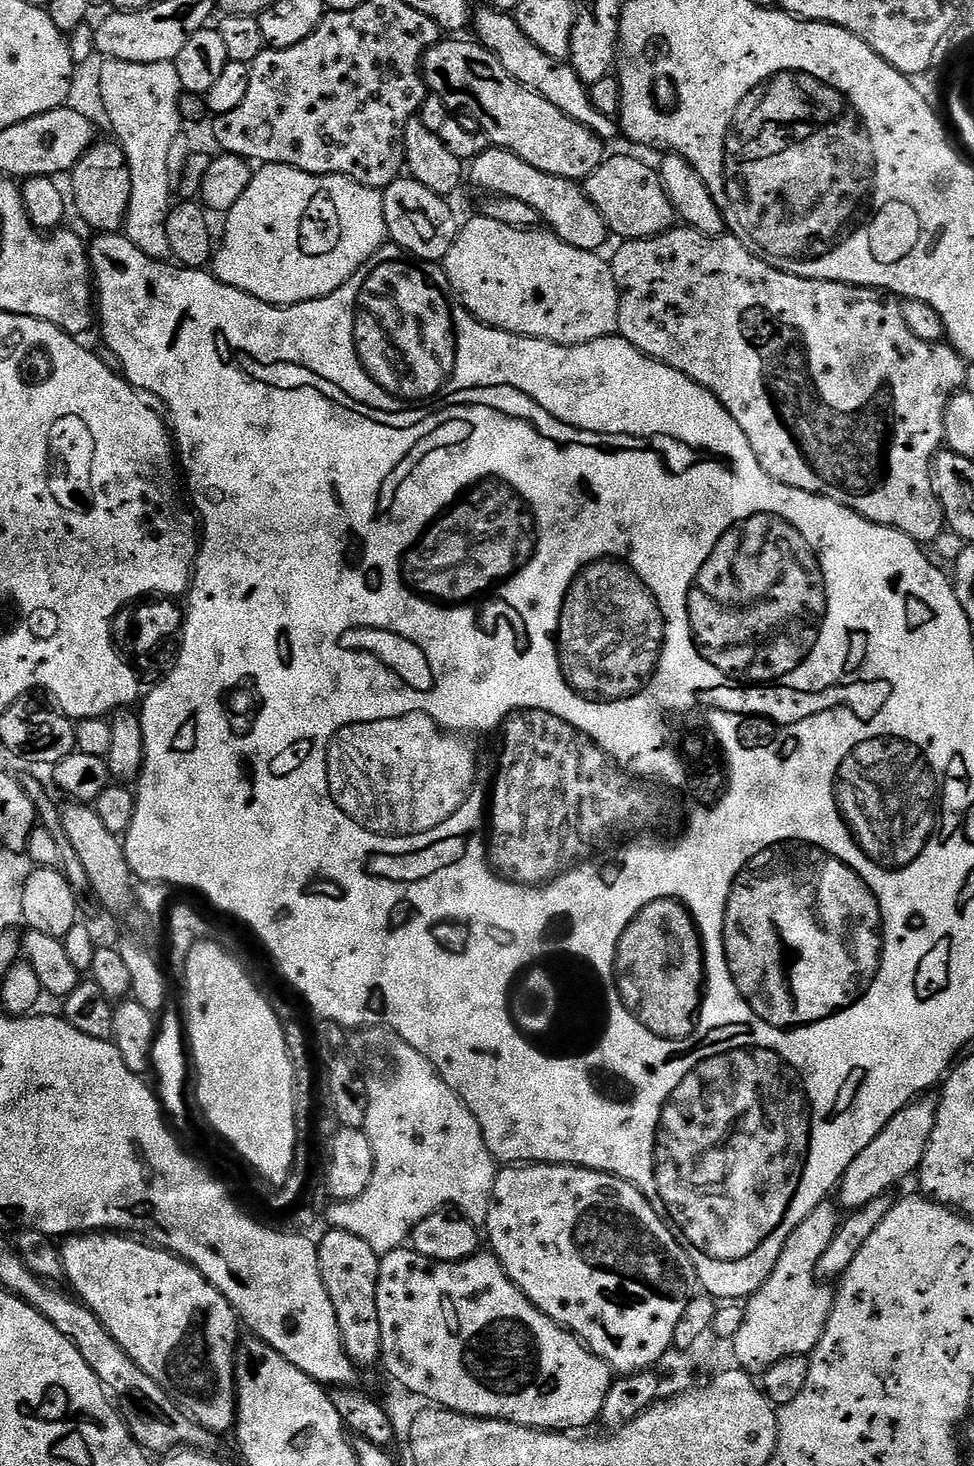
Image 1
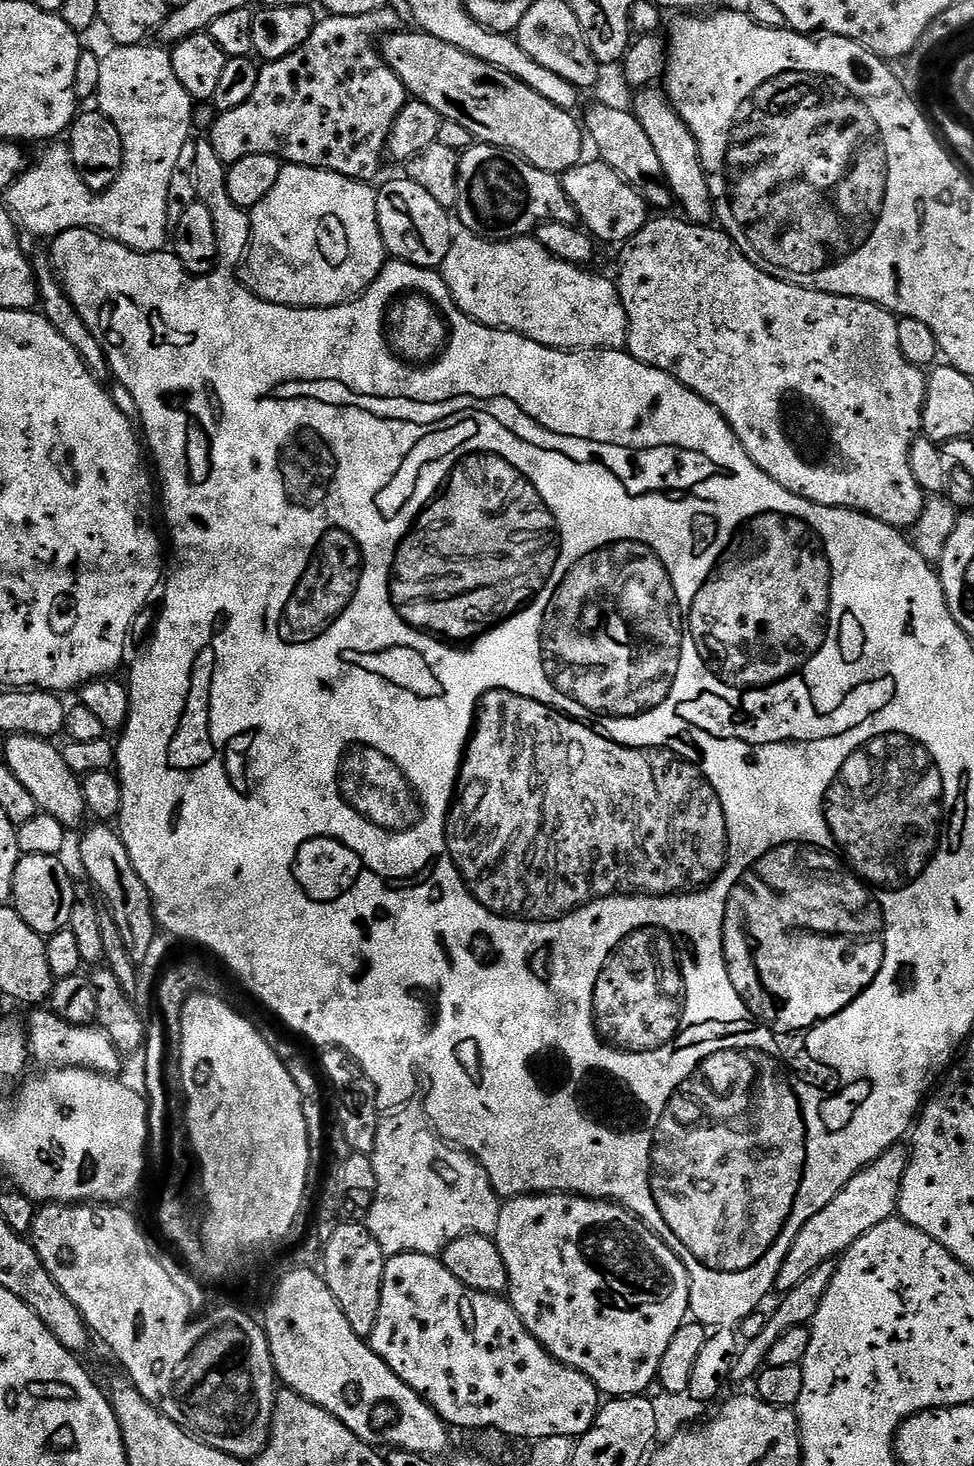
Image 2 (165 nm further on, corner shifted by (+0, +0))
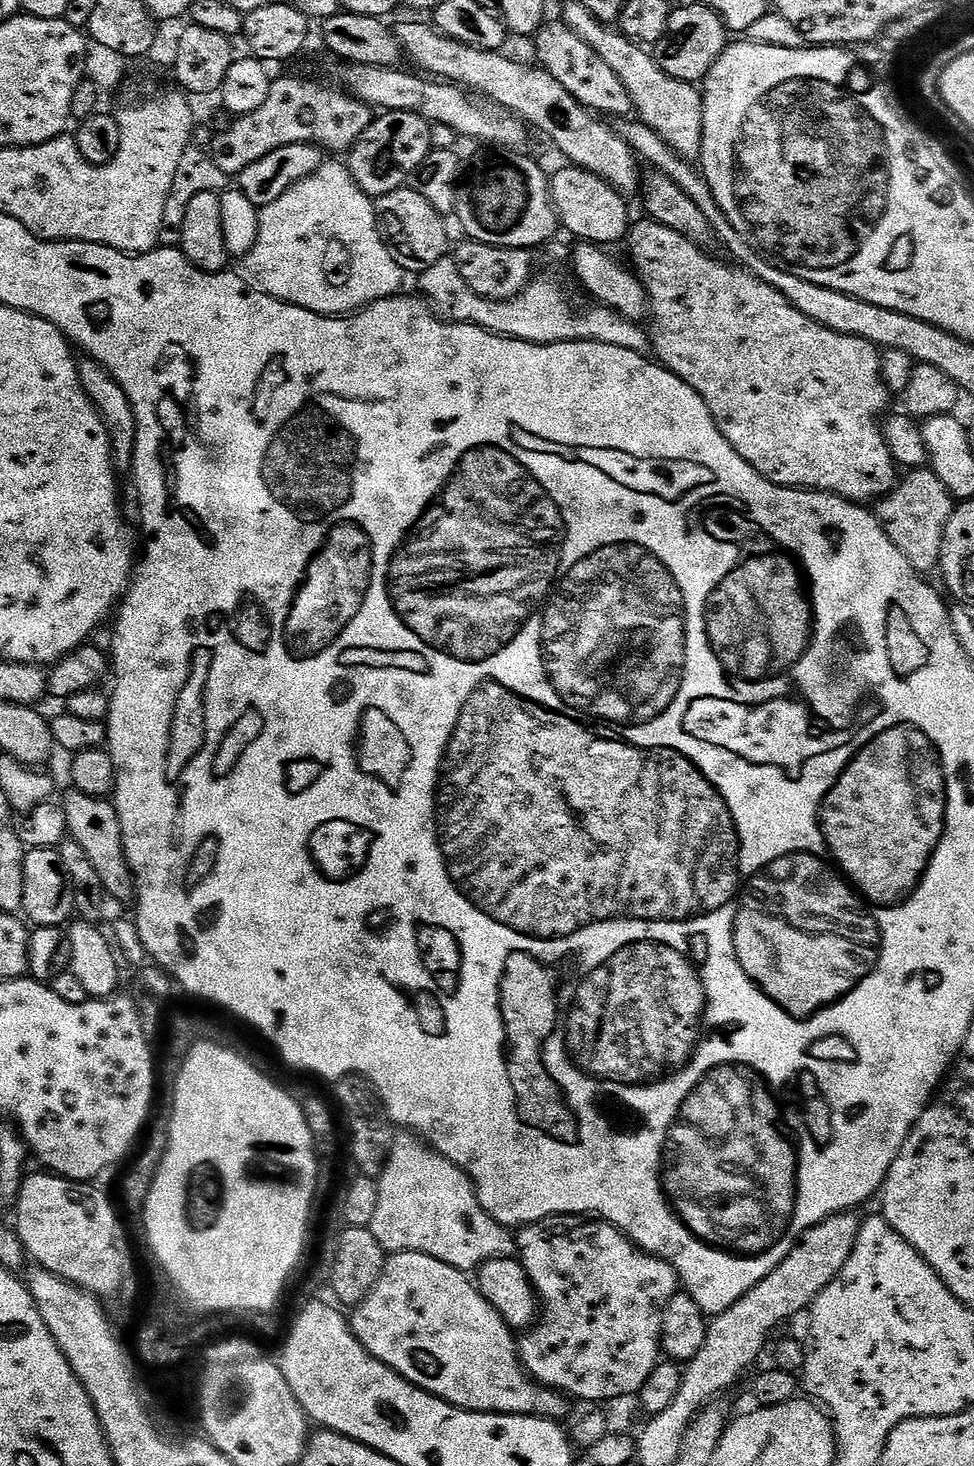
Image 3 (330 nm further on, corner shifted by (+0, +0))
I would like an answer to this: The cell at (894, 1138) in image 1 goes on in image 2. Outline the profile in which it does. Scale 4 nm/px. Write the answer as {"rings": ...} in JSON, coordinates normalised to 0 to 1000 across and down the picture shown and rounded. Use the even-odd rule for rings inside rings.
{"rings":[[[922,780],[914,784],[910,784],[897,793],[893,793],[884,799],[877,801],[823,839],[819,839],[819,844],[811,850],[803,864],[799,866],[796,881],[804,883],[810,881],[828,869],[840,866],[840,864],[849,859],[858,859],[867,856],[885,842],[897,839],[906,834],[917,832],[921,829],[924,820],[924,810],[926,804],[930,801],[932,795],[933,784],[927,780]]]}

